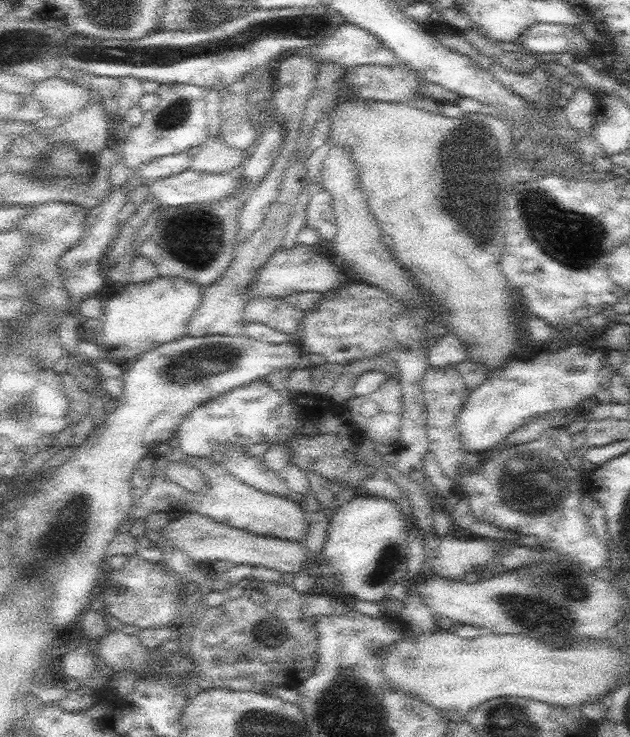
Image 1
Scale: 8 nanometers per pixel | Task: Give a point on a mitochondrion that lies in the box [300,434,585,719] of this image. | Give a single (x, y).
(547, 603)

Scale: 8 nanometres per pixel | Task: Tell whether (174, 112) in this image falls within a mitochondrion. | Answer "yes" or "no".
yes

